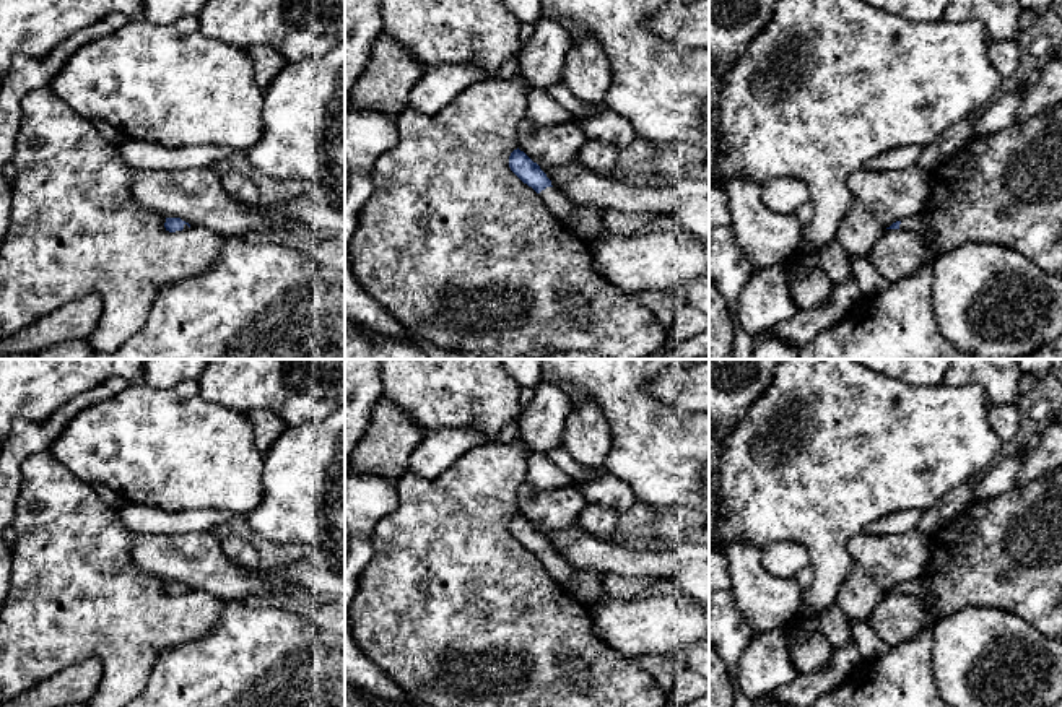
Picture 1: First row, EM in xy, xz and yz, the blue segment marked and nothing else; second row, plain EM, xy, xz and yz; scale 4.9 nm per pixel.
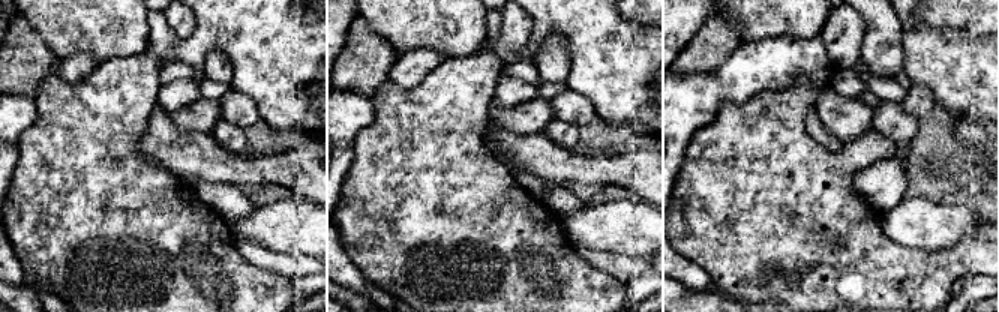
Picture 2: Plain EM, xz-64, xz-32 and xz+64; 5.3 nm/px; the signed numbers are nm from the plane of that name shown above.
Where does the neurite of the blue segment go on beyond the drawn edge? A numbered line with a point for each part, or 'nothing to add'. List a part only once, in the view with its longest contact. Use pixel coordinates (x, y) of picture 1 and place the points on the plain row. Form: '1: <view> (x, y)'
1: xz (555, 564)

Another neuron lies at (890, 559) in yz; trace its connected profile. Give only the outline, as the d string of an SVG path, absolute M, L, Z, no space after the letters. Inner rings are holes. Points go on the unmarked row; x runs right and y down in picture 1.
M921 530L899 535L859 531L849 540L852 562L865 569L886 593L907 580L917 580L929 564L929 536Z

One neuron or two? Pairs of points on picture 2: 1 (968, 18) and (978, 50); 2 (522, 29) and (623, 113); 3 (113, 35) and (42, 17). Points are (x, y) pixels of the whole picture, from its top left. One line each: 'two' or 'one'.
1: two
2: two
3: one

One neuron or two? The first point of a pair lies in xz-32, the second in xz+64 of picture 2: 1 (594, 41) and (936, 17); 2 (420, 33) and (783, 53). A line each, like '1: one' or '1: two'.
1: two
2: two

